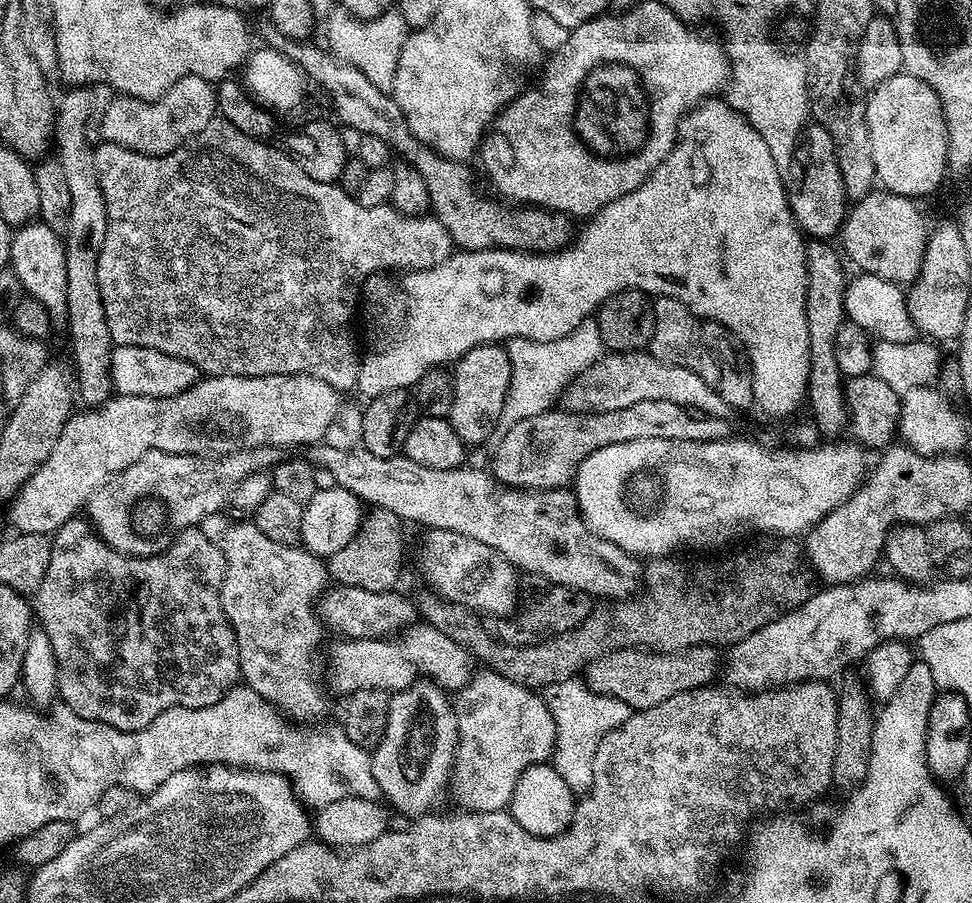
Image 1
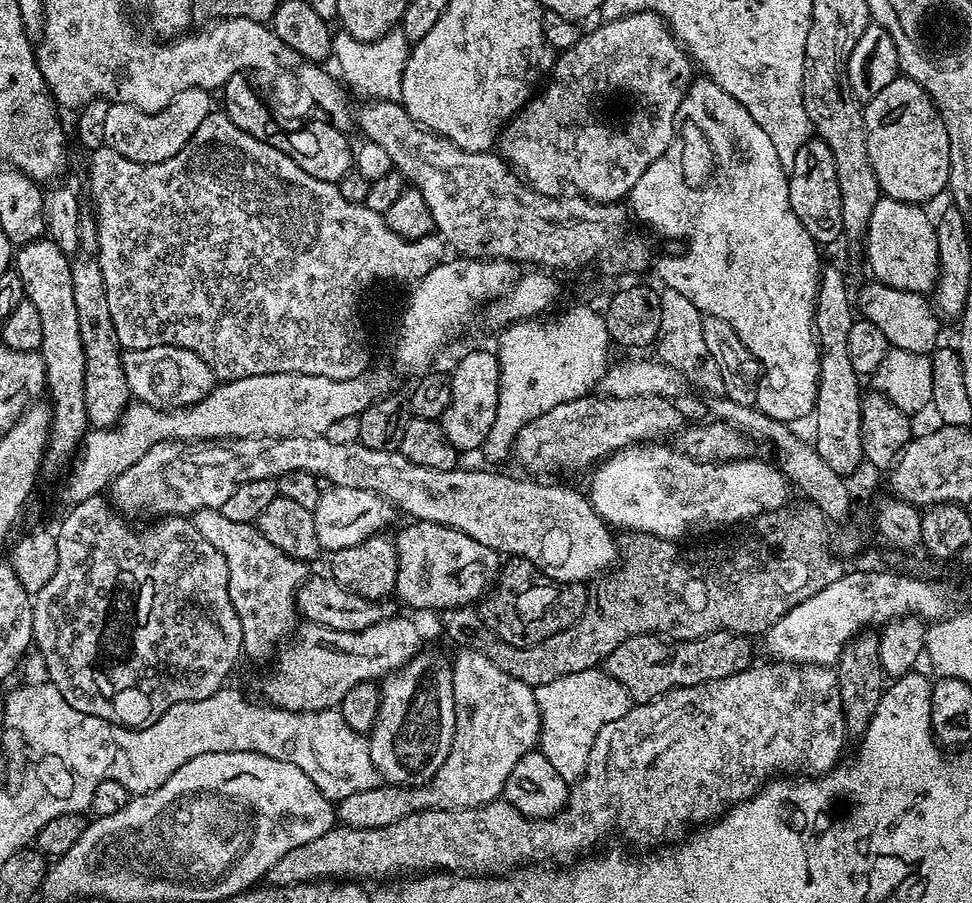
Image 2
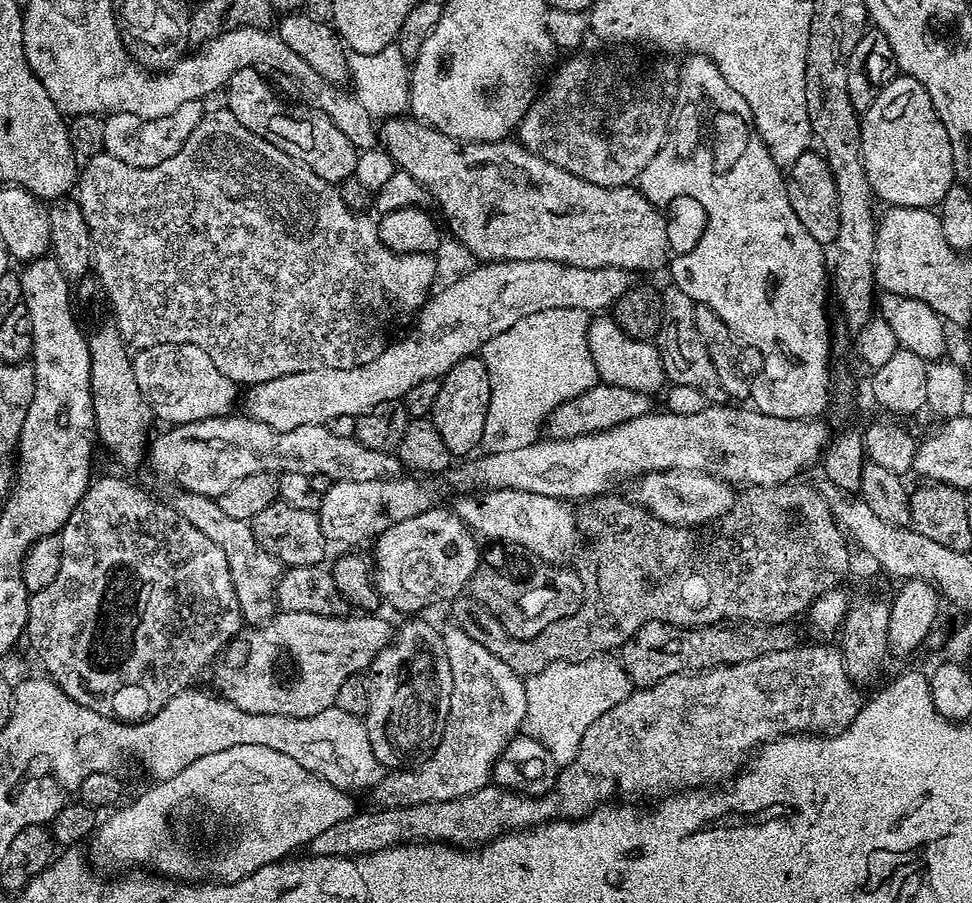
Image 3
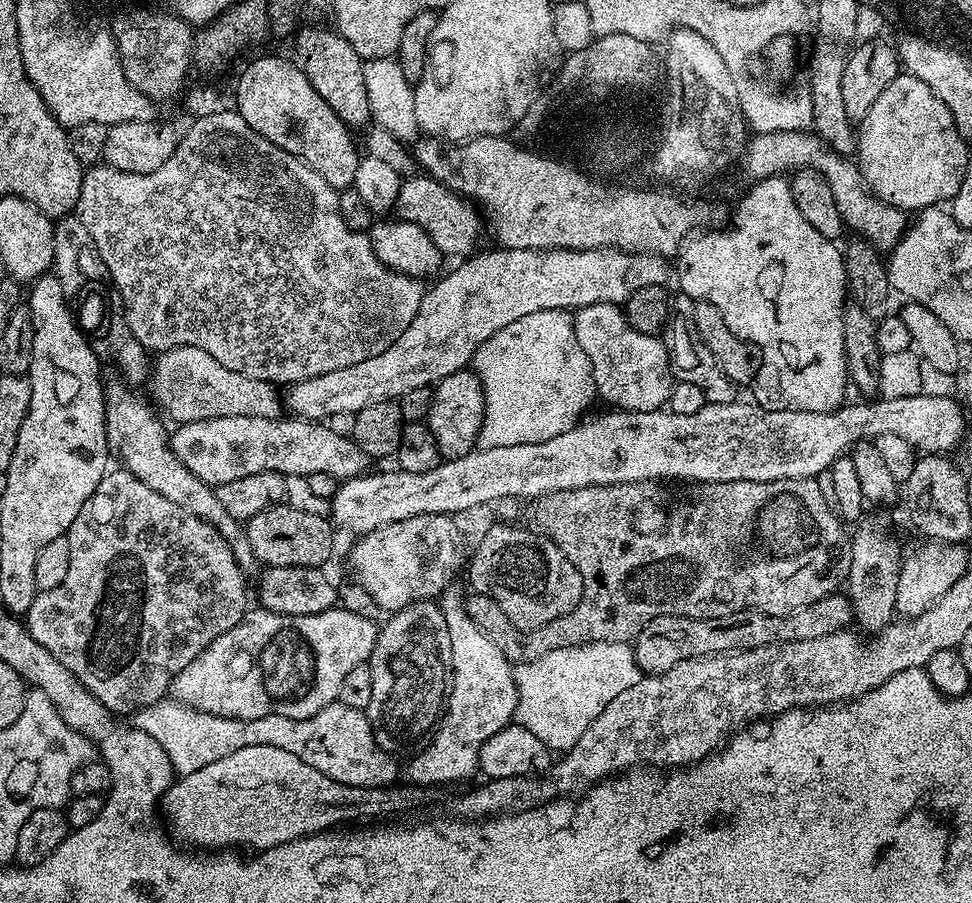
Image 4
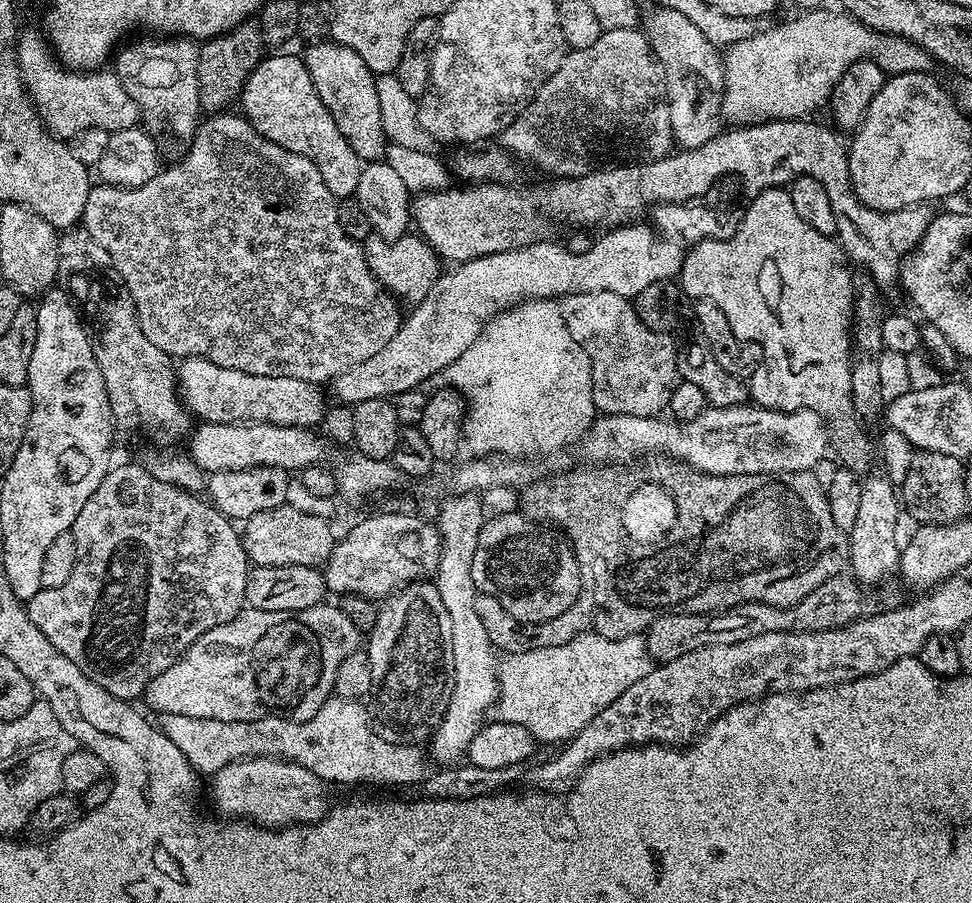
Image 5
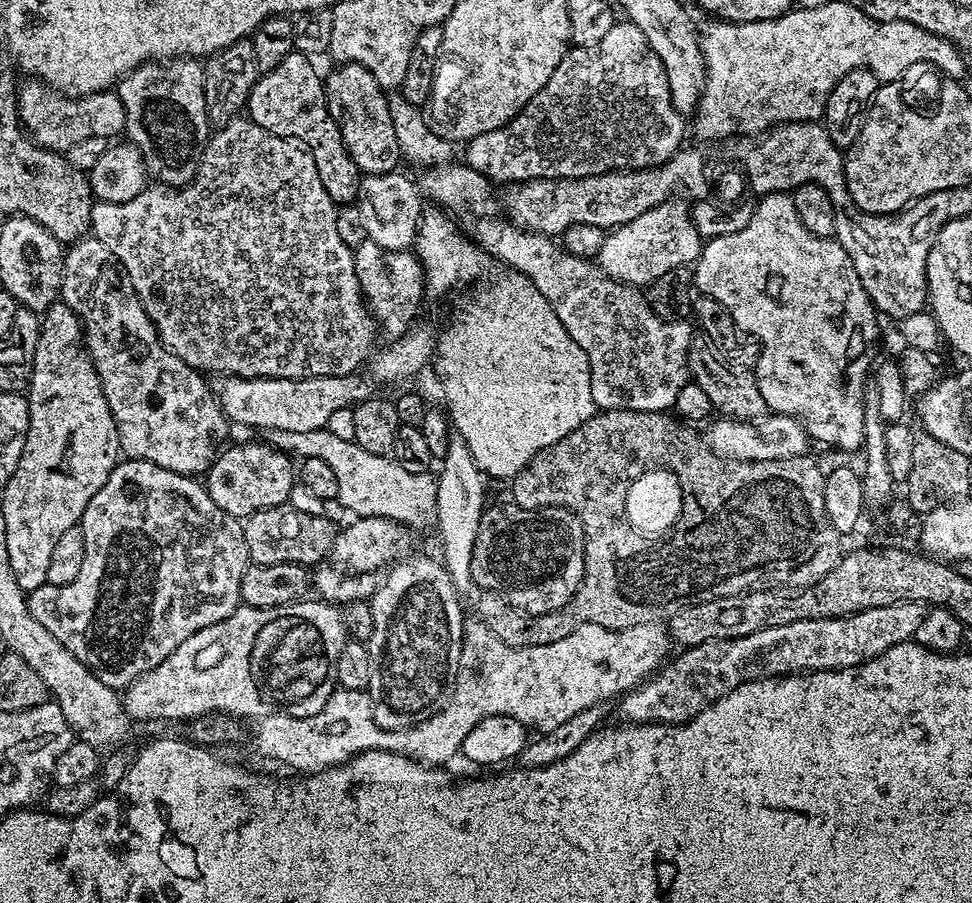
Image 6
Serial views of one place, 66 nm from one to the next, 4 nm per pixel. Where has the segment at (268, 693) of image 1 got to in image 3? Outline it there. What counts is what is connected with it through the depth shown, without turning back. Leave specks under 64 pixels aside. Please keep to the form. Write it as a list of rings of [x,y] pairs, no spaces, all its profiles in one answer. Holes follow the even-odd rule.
[[[183,490],[175,493],[177,496],[170,500],[173,508],[190,526],[202,530],[210,542],[222,546],[226,554],[226,562],[230,566],[230,578],[234,582],[234,594],[238,594],[238,606],[240,615],[249,625],[264,624],[276,615],[278,605],[276,602],[276,584],[280,580],[282,566],[274,558],[274,554],[268,554],[258,544],[258,538],[254,538],[254,530],[247,520],[229,518],[220,505],[219,499],[194,494]]]

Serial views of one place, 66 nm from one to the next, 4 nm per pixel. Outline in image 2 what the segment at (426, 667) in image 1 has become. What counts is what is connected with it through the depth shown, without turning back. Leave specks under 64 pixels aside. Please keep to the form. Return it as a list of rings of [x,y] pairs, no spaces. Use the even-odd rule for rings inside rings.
[[[395,616],[366,626],[361,632],[301,623],[291,639],[275,653],[272,669],[261,678],[260,692],[264,695],[261,697],[274,707],[291,712],[336,708],[358,682],[379,681],[421,651],[419,626],[404,616]]]

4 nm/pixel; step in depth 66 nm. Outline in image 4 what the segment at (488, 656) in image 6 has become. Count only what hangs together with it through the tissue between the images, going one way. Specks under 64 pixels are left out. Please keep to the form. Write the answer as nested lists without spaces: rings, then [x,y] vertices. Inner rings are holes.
[[[590,642],[589,644],[579,644],[578,646],[566,646],[558,650],[550,650],[550,654],[540,656],[536,660],[525,660],[515,665],[512,678],[516,683],[516,715],[515,723],[520,724],[526,730],[530,730],[530,734],[534,734],[534,738],[538,738],[546,745],[553,753],[563,754],[569,748],[574,746],[574,742],[578,742],[578,738],[582,738],[582,733],[585,732],[586,726],[590,726],[590,722],[594,722],[594,718],[598,718],[598,714],[602,714],[602,710],[606,710],[606,706],[610,702],[614,702],[614,698],[618,698],[618,694],[622,694],[625,690],[630,690],[630,686],[634,686],[637,680],[640,679],[642,673],[636,666],[636,659],[632,653],[632,644],[625,642]],[[171,698],[147,705],[142,715],[144,732],[155,738],[162,750],[166,750],[173,773],[180,776],[202,770],[202,766],[210,766],[210,762],[218,762],[218,758],[226,758],[226,754],[234,754],[234,750],[242,750],[246,746],[278,746],[282,750],[290,750],[290,754],[298,754],[298,758],[314,766],[314,770],[322,770],[322,774],[349,786],[382,788],[395,785],[398,780],[397,757],[376,743],[367,715],[361,709],[339,702],[326,706],[305,720],[281,716],[257,720],[226,718],[191,708]]]

